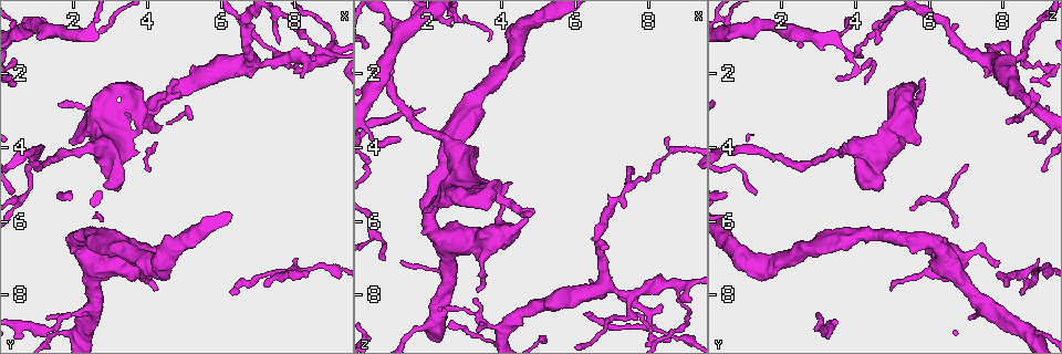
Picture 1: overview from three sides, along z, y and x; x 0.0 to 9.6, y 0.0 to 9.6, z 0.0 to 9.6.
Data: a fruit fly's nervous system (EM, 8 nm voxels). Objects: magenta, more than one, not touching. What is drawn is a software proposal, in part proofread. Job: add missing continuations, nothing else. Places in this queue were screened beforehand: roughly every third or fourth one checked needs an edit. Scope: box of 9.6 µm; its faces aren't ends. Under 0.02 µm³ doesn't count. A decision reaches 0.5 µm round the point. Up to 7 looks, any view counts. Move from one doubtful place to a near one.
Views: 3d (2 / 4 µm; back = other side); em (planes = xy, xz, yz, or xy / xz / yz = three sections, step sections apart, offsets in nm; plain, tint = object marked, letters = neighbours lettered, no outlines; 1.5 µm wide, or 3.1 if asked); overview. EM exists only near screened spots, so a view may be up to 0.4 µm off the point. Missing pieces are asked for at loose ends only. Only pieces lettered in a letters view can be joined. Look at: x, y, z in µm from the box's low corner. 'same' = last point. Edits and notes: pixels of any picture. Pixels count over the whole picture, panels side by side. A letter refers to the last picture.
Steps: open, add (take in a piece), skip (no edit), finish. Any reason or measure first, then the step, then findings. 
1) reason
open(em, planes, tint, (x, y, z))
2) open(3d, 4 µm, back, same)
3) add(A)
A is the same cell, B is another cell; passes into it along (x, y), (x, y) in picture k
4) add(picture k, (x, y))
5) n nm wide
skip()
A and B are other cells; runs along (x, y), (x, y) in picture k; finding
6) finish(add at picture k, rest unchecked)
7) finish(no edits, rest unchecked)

free end
open(3d, 2 µm, (6.35, 7.95, 8.60))

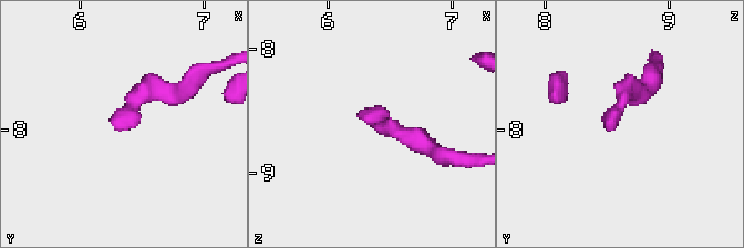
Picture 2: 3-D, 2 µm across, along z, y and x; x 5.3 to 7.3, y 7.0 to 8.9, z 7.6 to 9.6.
open(em, planes, tint, (6.32, 7.98, 8.58))

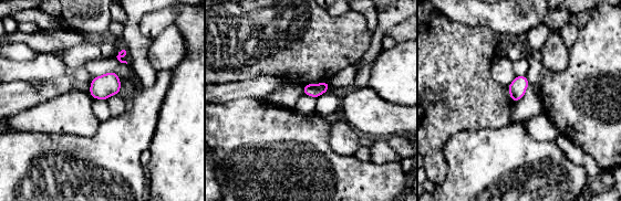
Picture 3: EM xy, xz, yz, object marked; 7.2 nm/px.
see the neighbours
open(em, planes, letters, same)

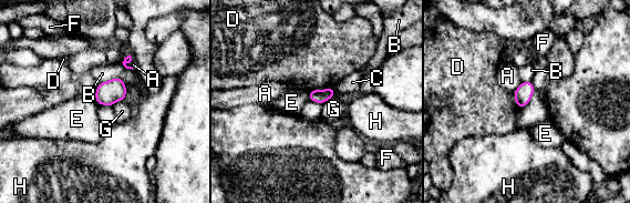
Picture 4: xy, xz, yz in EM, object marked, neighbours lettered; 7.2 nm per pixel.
skip()
A, B, C, D, E, F, G and H are other cells; border along (336, 92), (322, 104) in picture 4; none of them fits

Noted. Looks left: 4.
thin end
open(em, planes, letters, (1.35, 8.65, 7.05))

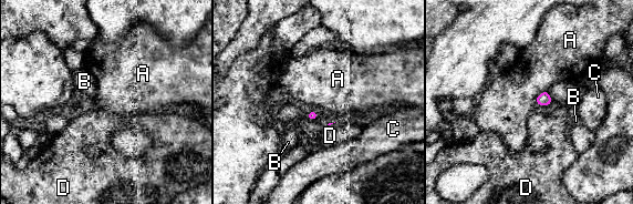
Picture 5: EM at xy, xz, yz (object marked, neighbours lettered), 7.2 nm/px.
skip()
A, B, C and D are other cells; border along (547, 90), (537, 97), (535, 103) in picture 5; no lettered piece goes on from it

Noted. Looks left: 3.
thick end
open(3d, 4 µm, (4.75, 6.90, 6.00))

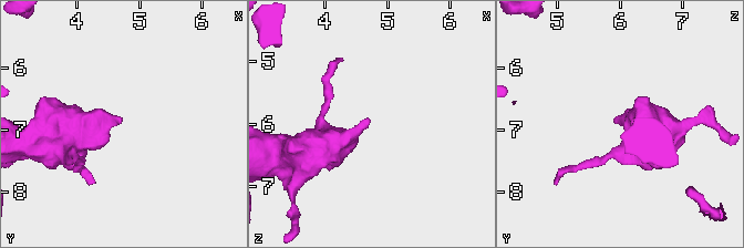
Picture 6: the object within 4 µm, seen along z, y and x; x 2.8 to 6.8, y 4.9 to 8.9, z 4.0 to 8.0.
open(em, planes, letters, (4.70, 6.85, 5.95))

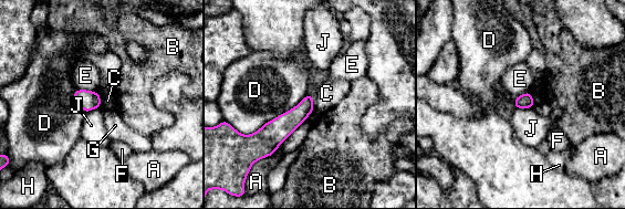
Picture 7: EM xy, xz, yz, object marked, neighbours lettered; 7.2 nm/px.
skip()
A, B, C, D, E, F, G, H and J are other cells; border along (311, 94), (313, 111) in picture 7; none of them fits

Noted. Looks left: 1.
finish(no edits, rest unchecked)

